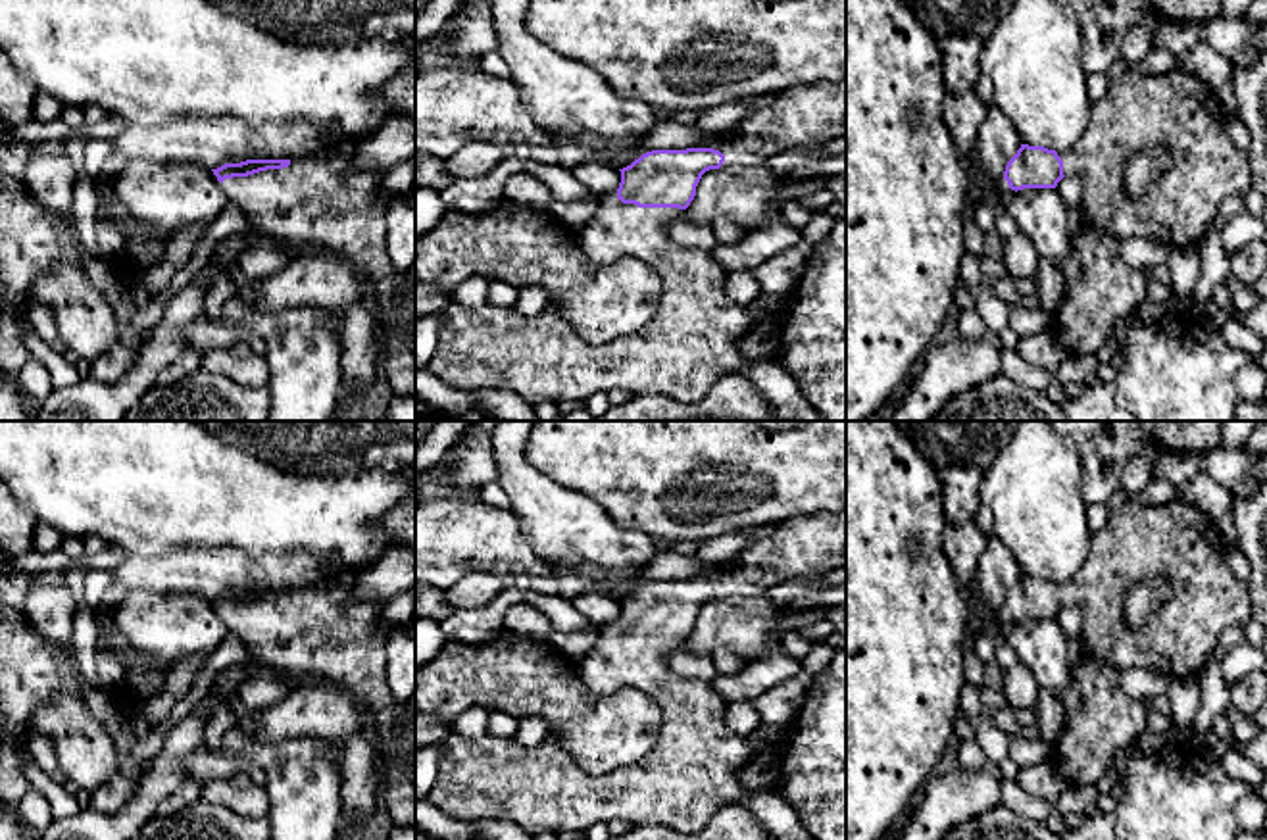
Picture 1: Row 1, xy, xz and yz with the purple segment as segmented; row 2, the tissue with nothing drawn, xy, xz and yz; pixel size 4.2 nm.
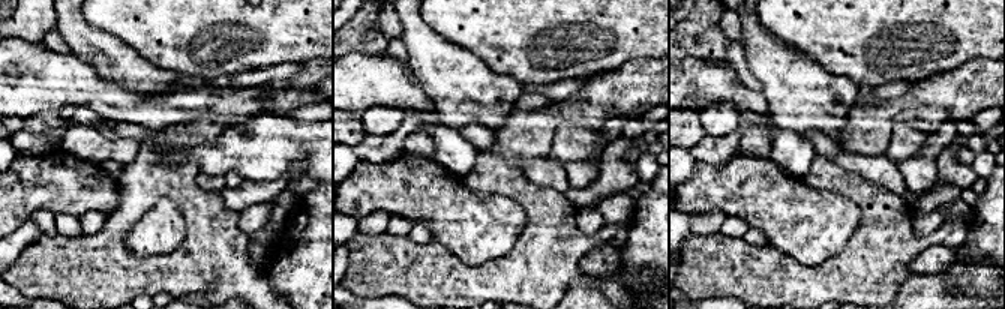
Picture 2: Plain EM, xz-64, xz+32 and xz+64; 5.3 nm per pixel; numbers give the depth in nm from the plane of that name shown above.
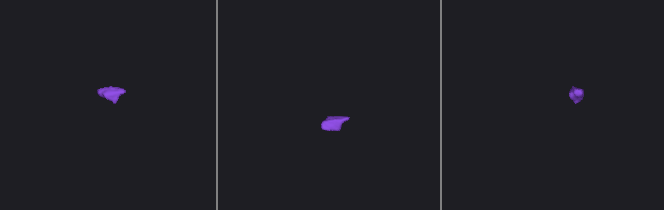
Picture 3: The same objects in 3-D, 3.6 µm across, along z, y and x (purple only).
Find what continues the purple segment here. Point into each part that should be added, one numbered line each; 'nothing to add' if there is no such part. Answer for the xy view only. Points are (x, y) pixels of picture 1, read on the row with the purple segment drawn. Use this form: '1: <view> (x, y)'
1: xy (333, 204)

